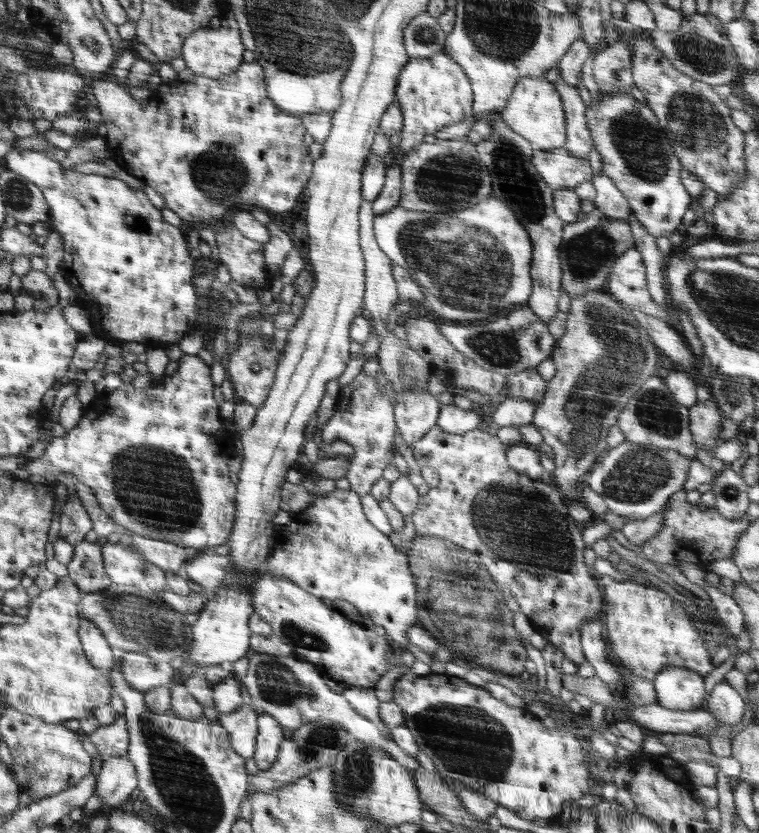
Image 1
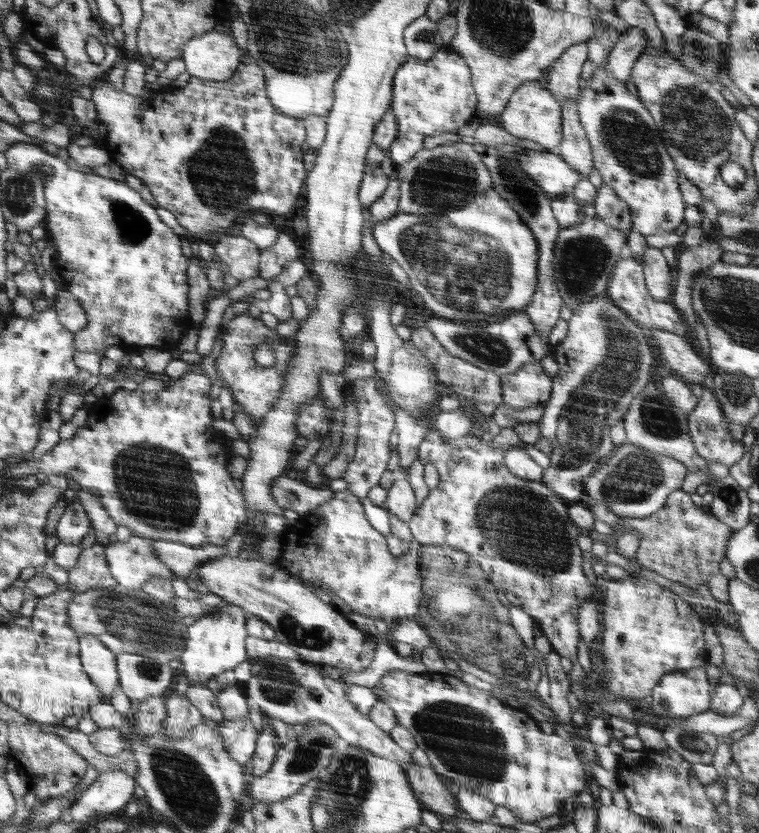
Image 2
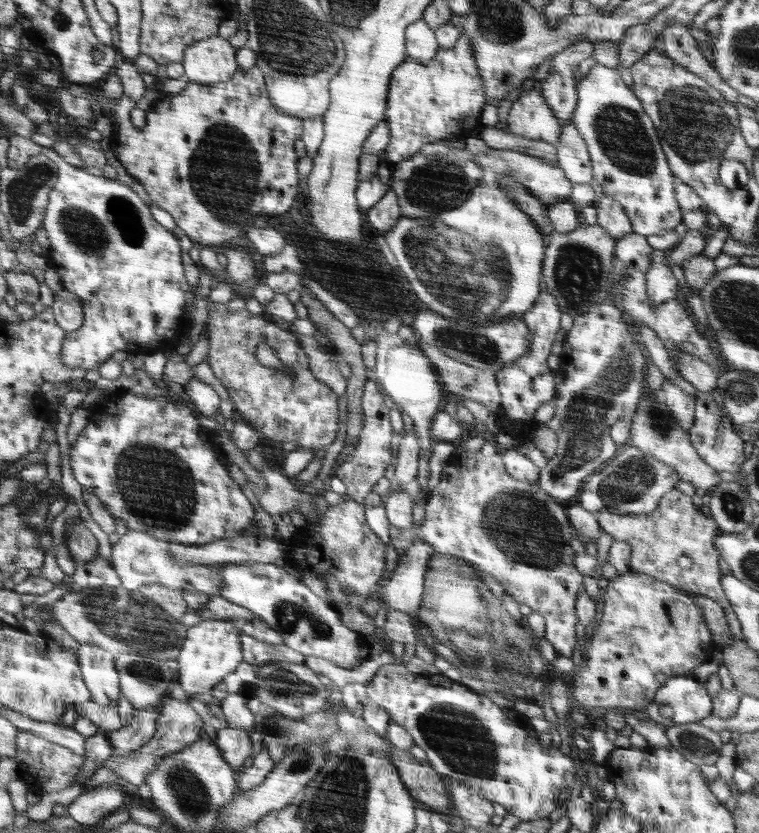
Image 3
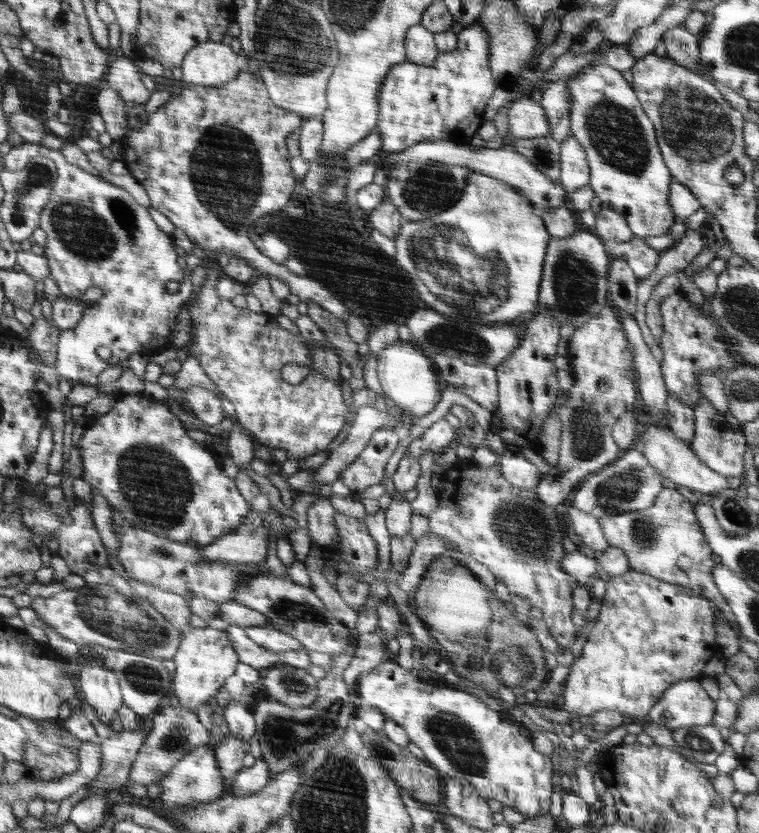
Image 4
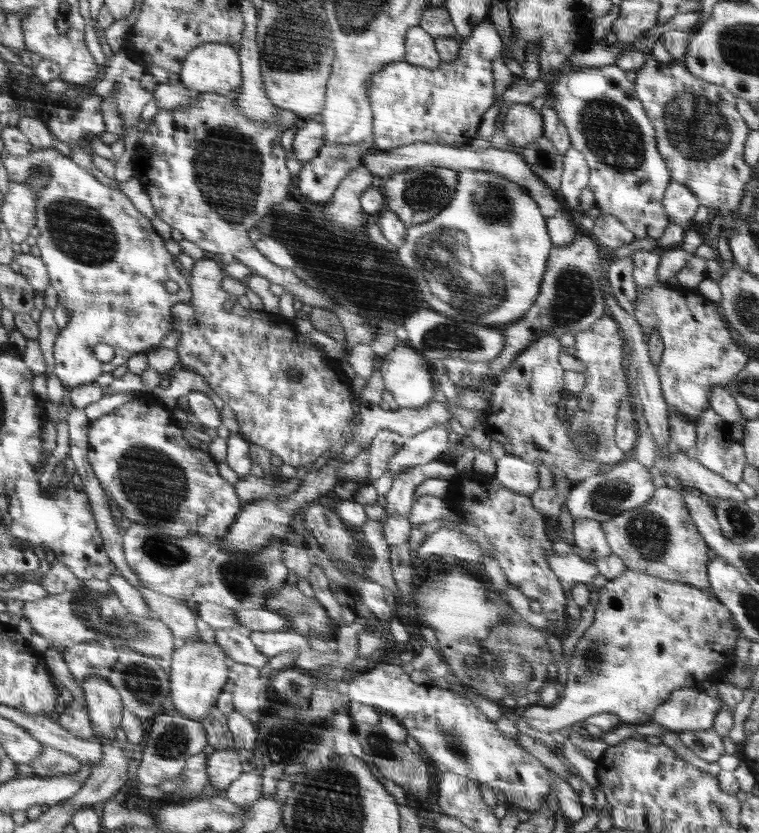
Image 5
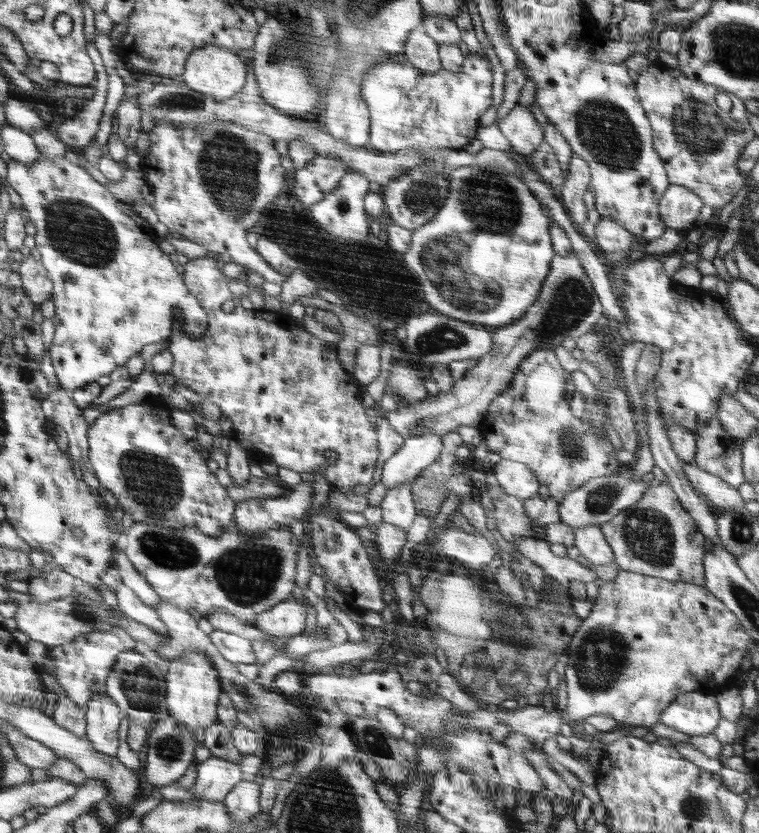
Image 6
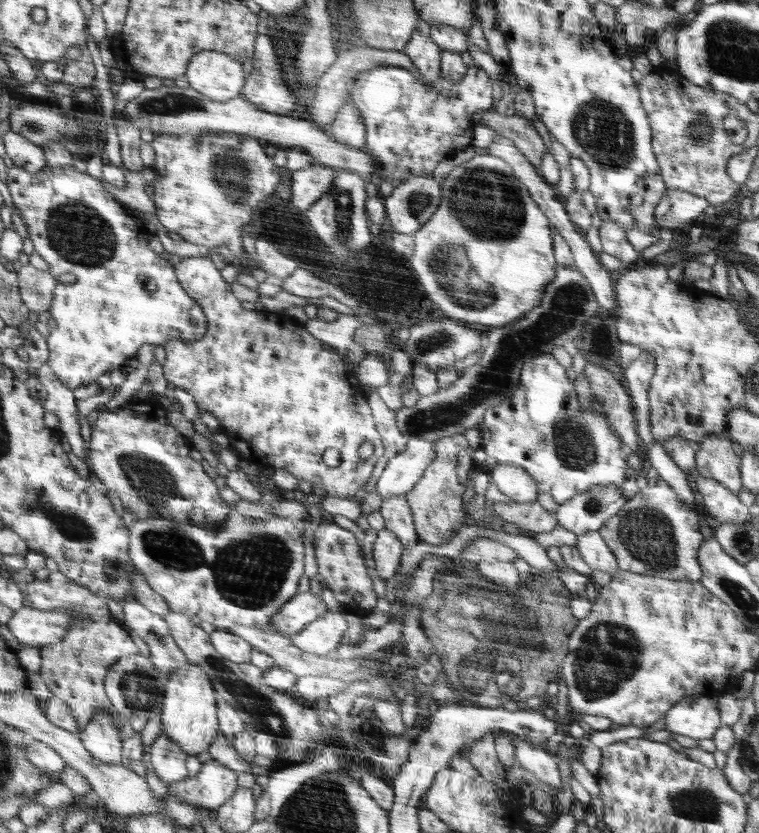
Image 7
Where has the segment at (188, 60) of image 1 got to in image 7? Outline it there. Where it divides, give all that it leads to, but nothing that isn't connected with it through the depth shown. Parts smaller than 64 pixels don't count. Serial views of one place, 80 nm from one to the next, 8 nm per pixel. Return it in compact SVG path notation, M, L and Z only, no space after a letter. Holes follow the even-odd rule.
M215 50L195 54L185 75L194 90L218 102L238 97L246 78L238 59Z

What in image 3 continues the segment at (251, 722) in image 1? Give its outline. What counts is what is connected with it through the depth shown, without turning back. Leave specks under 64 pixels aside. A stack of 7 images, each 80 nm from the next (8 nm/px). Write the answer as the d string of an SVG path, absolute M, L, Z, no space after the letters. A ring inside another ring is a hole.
M227 726L214 736L220 755L236 770L241 769L244 760L252 754L252 742L248 733L241 728Z

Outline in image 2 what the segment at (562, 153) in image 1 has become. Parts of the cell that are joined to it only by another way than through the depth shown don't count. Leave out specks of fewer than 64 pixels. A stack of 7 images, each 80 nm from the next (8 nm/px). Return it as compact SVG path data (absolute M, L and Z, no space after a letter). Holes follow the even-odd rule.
M548 150L544 153L526 151L526 154L520 156L520 167L546 193L546 197L550 199L550 202L557 197L573 195L576 184L584 180L580 173L572 171L570 165L560 159L560 155L556 154L556 151L553 150Z

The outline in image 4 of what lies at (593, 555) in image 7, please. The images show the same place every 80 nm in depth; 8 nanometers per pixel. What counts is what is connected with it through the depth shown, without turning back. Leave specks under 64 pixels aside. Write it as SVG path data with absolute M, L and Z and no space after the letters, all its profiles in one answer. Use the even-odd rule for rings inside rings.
M573 506L566 509L574 532L580 536L580 542L596 552L596 556L602 554L609 544L604 538L602 527L598 518L593 514L582 512Z

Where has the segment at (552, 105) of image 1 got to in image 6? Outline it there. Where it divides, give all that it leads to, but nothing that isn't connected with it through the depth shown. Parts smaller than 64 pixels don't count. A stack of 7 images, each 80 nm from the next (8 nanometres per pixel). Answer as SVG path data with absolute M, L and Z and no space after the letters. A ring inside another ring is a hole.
M518 104L502 119L496 119L496 128L506 136L512 149L530 158L543 142L543 128L527 108Z

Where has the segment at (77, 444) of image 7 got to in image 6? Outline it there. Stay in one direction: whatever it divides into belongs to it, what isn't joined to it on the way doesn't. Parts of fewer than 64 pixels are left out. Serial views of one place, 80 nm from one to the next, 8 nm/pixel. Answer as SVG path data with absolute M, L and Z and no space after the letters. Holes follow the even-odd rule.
M63 387L51 390L43 400L43 411L47 418L52 418L56 427L66 432L69 446L66 452L80 464L84 482L90 490L99 494L101 484L89 461L89 425L84 419L83 409L72 400L72 397L73 391L67 391Z

